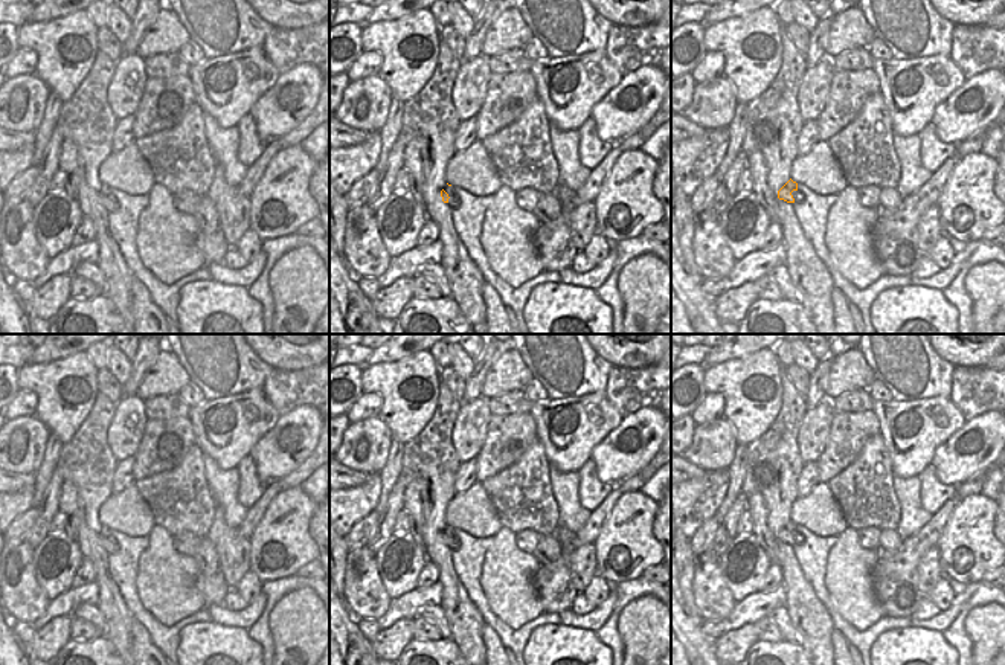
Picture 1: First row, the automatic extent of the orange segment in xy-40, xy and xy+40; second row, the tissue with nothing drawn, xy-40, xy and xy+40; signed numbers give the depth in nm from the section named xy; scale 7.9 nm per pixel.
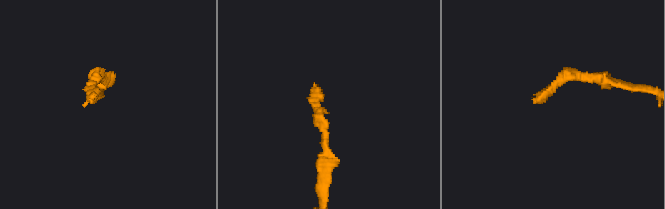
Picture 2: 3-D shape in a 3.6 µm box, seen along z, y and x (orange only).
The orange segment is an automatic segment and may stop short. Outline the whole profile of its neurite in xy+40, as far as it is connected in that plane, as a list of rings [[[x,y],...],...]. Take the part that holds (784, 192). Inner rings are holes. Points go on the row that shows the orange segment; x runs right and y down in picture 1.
[[[791,178],[778,191],[778,198],[787,203],[804,201],[804,195],[798,191],[798,183]]]

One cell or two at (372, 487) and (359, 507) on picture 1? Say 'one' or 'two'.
one

